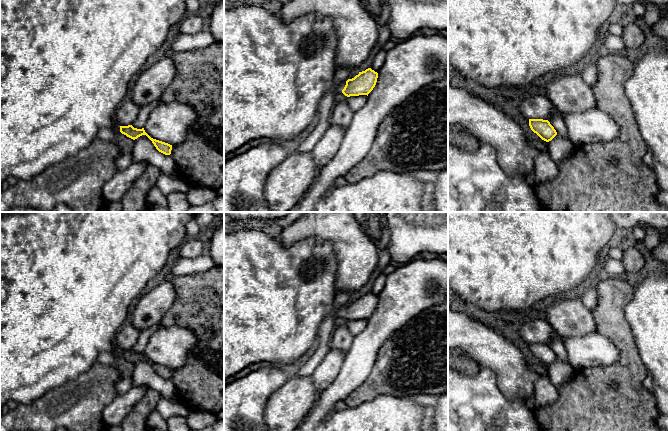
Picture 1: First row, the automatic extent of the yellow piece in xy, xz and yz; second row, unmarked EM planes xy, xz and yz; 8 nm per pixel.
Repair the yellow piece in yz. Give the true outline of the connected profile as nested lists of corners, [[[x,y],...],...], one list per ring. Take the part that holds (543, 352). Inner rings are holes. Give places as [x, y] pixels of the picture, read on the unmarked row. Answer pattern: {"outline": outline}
{"outline": [[[529,343],[529,350],[534,357],[546,366],[551,365],[557,359],[556,354],[548,344]]]}

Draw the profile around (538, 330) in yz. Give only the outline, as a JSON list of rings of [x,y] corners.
[[[538,316],[526,321],[520,328],[521,338],[527,343],[549,344],[554,338],[564,340],[559,336],[552,326],[542,317]]]

